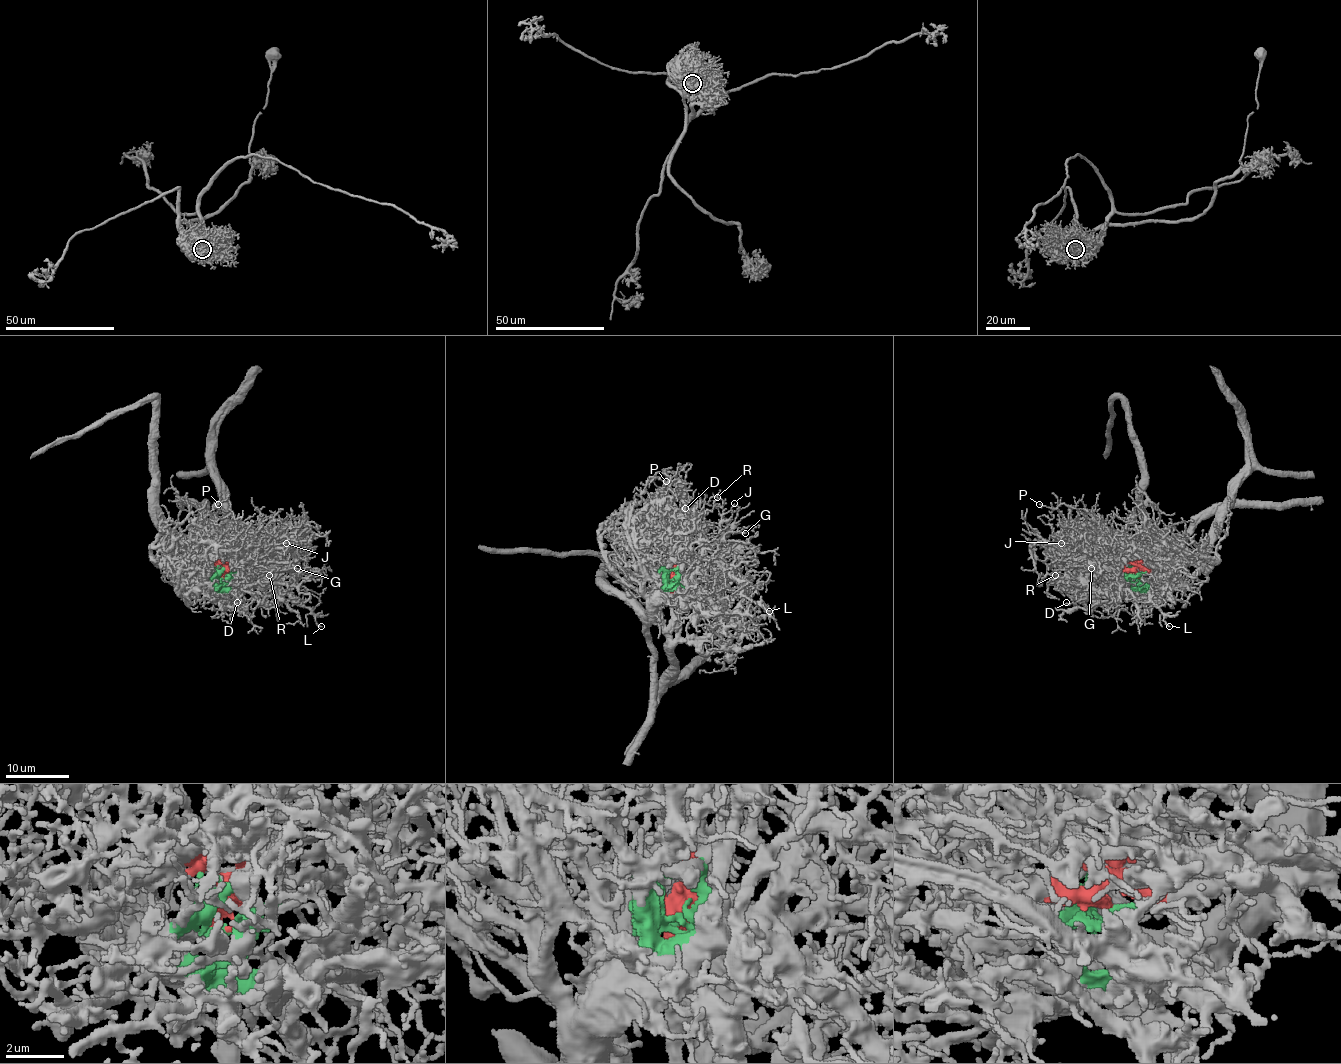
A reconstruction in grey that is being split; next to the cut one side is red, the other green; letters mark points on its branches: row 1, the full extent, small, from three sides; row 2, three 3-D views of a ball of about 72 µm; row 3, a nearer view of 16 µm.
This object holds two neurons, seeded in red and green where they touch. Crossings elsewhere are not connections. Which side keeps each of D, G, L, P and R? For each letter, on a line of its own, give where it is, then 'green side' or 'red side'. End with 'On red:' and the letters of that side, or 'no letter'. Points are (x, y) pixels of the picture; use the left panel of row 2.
D: (237, 602) | green side
G: (297, 568) | green side
L: (321, 626) | green side
P: (218, 504) | red side
R: (269, 575) | green side
On red: P

